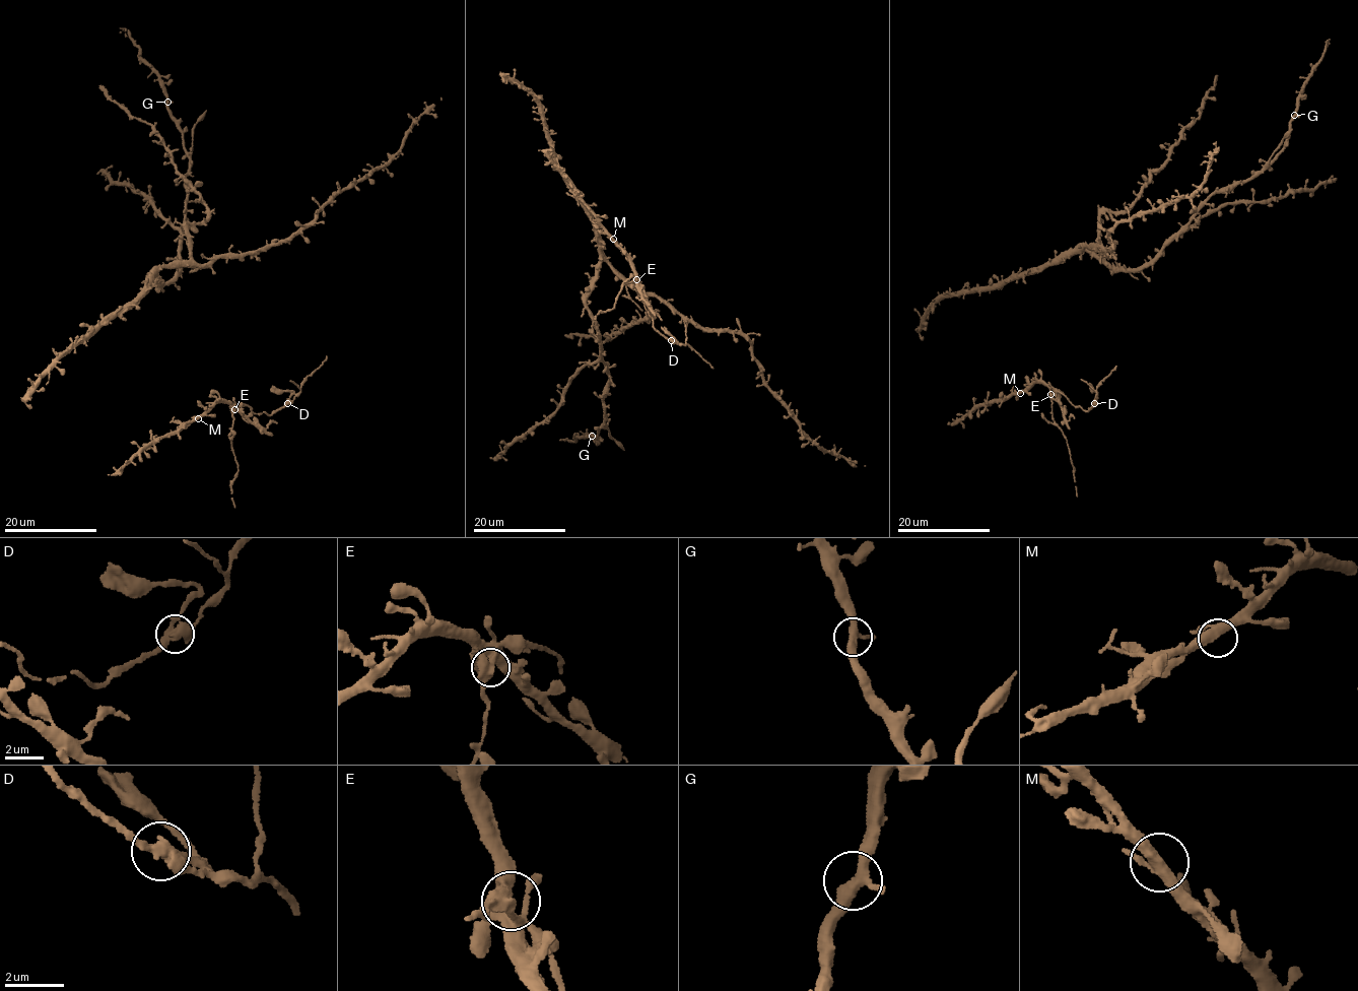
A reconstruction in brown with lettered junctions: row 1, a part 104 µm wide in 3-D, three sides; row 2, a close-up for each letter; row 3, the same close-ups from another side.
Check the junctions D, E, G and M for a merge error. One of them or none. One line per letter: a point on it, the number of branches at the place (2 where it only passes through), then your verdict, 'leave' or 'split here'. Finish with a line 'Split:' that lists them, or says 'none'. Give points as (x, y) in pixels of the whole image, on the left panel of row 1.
D: at (287, 403); 3 branches meet; split here
E: at (234, 409); 3 branches meet; leave
G: at (167, 102); 3 branches meet; leave
M: at (198, 418); 3 branches meet; leave
Split: D

